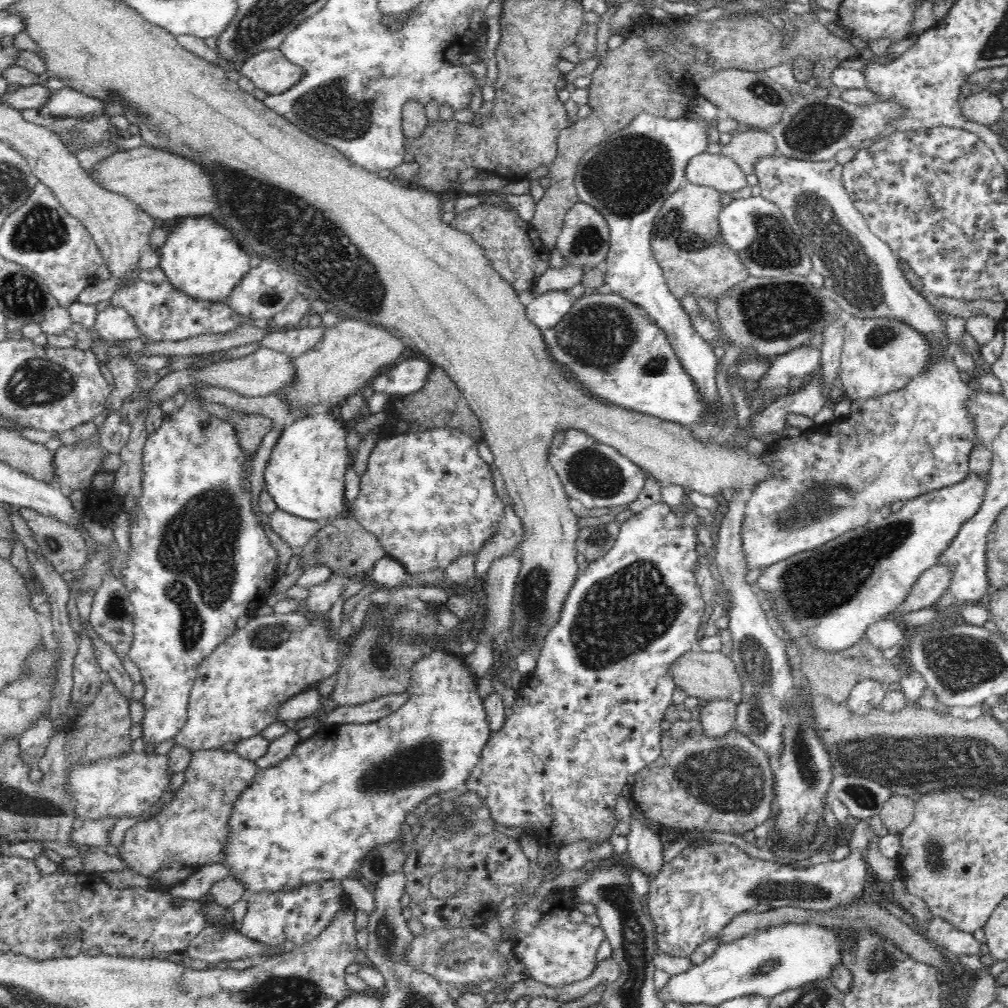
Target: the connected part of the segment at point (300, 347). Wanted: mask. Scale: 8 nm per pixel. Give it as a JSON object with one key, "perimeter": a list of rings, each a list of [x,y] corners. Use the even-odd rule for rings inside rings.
{"perimeter":[[[321,325],[317,328],[294,328],[269,333],[257,343],[259,348],[270,348],[276,352],[286,354],[288,357],[298,357],[311,350],[323,340],[325,328]]]}

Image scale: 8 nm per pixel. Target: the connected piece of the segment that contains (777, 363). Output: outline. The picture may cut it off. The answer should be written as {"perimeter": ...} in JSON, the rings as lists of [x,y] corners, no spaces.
{"perimeter":[[[811,346],[792,350],[788,354],[771,359],[768,372],[758,381],[758,390],[761,390],[765,397],[772,399],[771,392],[778,388],[789,387],[792,378],[808,378],[815,375],[820,368],[821,352]]]}

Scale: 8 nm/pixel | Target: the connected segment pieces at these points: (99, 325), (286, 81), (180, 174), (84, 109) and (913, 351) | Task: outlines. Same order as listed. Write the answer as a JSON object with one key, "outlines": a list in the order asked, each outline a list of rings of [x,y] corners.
{"outlines":[[[[110,305],[102,311],[97,311],[97,318],[92,330],[92,335],[106,341],[135,342],[141,339],[135,321],[129,312],[121,307]]],[[[279,48],[263,50],[247,58],[240,71],[241,76],[255,84],[255,88],[270,95],[286,92],[304,76],[302,67],[288,61]]],[[[146,144],[102,158],[92,170],[86,170],[86,173],[100,187],[126,196],[138,209],[159,222],[171,218],[214,215],[214,210],[218,208],[212,178],[198,164]]],[[[66,86],[50,91],[46,104],[40,110],[58,118],[82,119],[87,114],[93,117],[105,115],[102,101]]],[[[848,317],[845,324],[844,343],[842,346],[839,385],[845,390],[844,395],[854,398],[882,397],[887,393],[906,387],[910,380],[918,377],[929,362],[931,344],[910,326],[890,318]]]]}

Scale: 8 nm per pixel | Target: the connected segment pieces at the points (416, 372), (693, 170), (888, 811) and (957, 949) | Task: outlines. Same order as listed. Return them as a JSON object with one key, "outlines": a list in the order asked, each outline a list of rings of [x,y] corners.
{"outlines":[[[[410,359],[395,364],[384,374],[378,374],[372,382],[374,394],[408,395],[418,392],[426,385],[432,365],[426,360]]],[[[721,152],[700,153],[688,160],[685,180],[700,186],[709,186],[730,193],[746,186],[746,175],[731,158]]],[[[892,795],[886,800],[878,816],[889,834],[902,833],[913,822],[916,799],[917,797]]],[[[940,917],[930,919],[928,924],[928,934],[932,936],[934,942],[942,945],[950,952],[964,956],[978,956],[981,958],[985,954],[985,947],[974,939],[972,933],[963,933],[955,930],[948,922]]]]}

